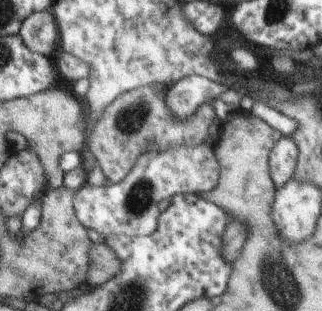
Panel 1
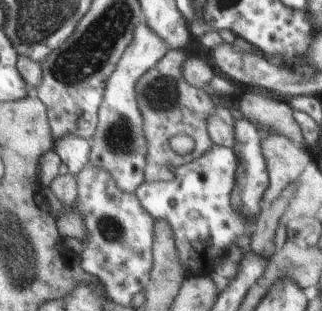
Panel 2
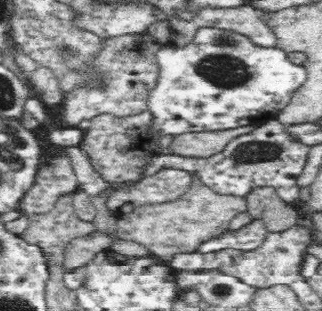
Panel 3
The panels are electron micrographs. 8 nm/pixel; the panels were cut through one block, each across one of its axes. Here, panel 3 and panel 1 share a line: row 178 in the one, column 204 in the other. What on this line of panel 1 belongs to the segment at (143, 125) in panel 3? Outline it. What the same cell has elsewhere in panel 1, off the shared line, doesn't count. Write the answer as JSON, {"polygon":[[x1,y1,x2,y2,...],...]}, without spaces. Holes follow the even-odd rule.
{"polygon":[[147,86,121,94,111,106,107,106,105,116,95,122,93,134,89,138,89,148,111,184,121,184,135,168,139,158,143,158,143,154,153,148,173,150,181,146,199,146,211,138,211,126,217,118,217,100,205,104,195,118,179,122,167,106,165,92,167,88,155,90,155,86]]}

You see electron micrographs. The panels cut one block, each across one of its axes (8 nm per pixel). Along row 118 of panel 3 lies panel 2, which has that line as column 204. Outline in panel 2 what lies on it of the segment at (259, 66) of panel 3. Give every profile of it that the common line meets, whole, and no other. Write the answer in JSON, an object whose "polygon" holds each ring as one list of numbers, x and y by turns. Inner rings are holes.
{"polygon":[[213,146,203,158,197,158,195,162,187,166,179,166,175,172,177,178,173,182,145,182,137,196,143,202,143,206,157,218,157,220,169,220,175,228,177,248,181,252,181,264,185,266,187,278,189,276,211,276,219,258,225,258,227,250,231,246,239,246,243,250,249,248,249,238,253,234,253,218,243,212,243,208,237,212,235,206,231,206,231,190,235,190,235,172,239,168,239,156,227,148,227,146]]}

